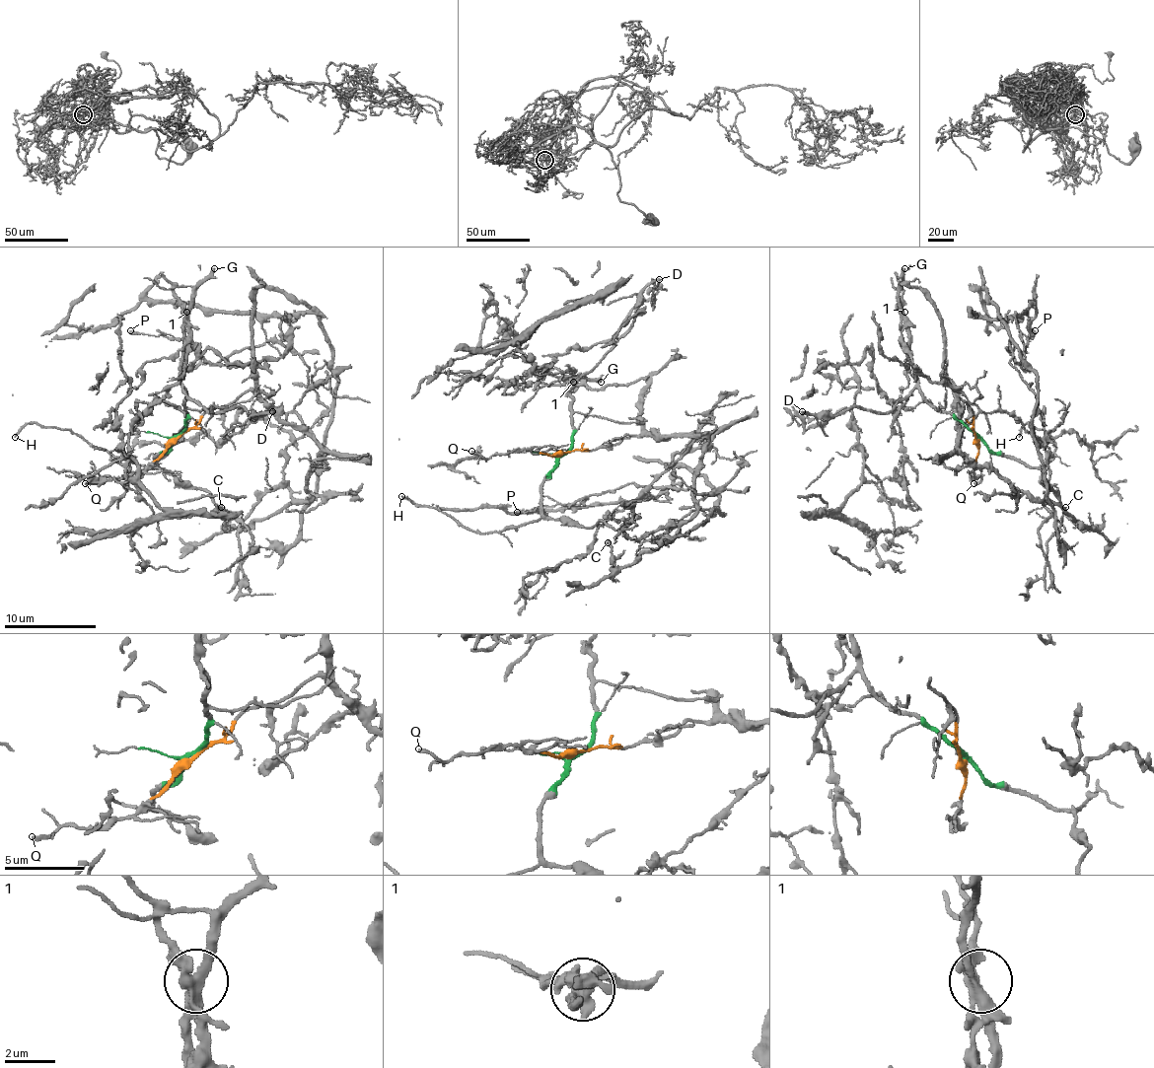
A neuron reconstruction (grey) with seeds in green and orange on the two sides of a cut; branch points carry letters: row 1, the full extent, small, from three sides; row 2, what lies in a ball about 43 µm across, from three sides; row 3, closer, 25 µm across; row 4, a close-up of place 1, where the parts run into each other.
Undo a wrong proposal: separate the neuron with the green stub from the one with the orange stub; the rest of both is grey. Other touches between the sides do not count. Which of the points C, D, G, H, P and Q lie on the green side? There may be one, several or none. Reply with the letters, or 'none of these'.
D, G, H

